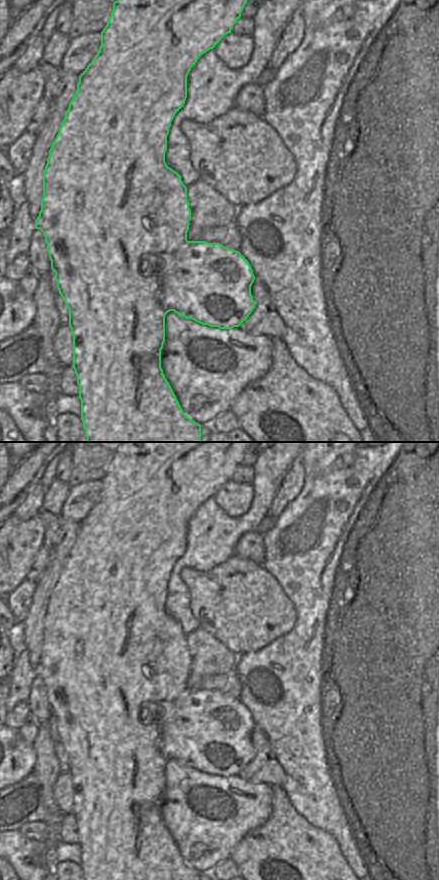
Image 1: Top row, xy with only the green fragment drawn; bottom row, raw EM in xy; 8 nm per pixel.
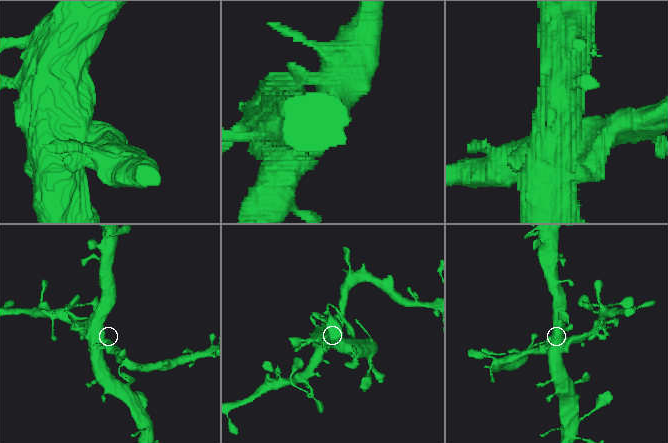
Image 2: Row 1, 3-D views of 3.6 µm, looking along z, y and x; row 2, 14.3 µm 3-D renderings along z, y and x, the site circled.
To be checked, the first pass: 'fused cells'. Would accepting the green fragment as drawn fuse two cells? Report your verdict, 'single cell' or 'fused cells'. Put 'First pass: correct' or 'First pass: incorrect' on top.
First pass: correct
fused cells

